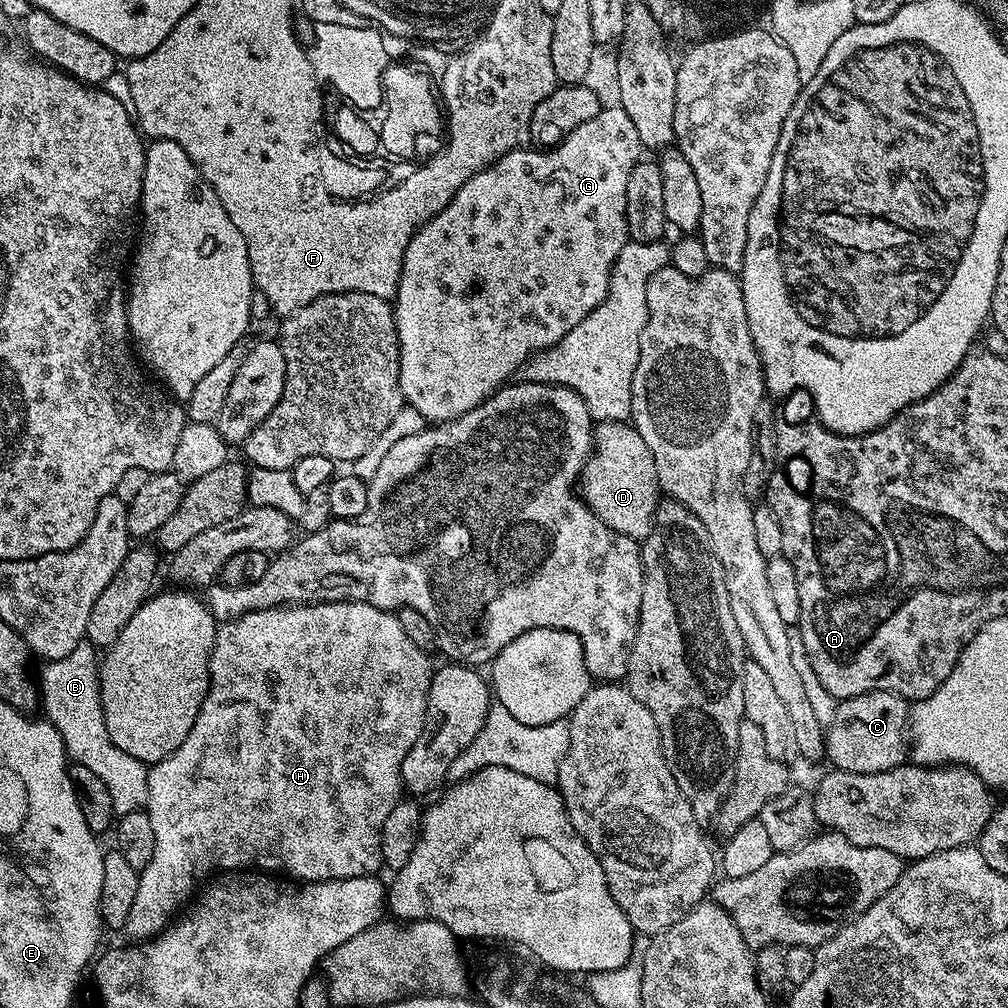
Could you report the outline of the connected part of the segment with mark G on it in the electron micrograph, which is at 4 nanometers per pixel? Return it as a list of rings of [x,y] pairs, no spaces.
[[[618,106],[601,107],[598,114],[594,114],[594,118],[590,118],[590,122],[582,122],[582,126],[575,128],[565,140],[557,144],[555,148],[547,150],[533,150],[531,147],[525,146],[517,148],[515,152],[507,152],[505,156],[497,156],[494,163],[483,168],[478,174],[474,174],[472,178],[457,190],[454,198],[450,198],[450,202],[438,214],[434,214],[434,218],[430,218],[425,224],[420,225],[416,229],[416,233],[410,238],[410,242],[406,248],[402,270],[400,271],[400,281],[398,282],[398,290],[394,297],[394,311],[396,313],[396,333],[398,334],[398,346],[400,347],[400,389],[404,395],[405,405],[414,410],[418,410],[418,414],[422,414],[425,422],[431,422],[433,425],[444,424],[447,420],[458,418],[462,414],[466,414],[470,410],[477,408],[479,404],[483,404],[485,400],[489,400],[492,393],[498,388],[504,387],[513,379],[512,376],[521,371],[524,365],[532,359],[538,352],[544,351],[545,348],[552,348],[560,343],[560,340],[570,331],[574,330],[574,326],[578,326],[578,322],[582,322],[582,318],[586,318],[599,306],[606,298],[608,287],[610,286],[610,274],[614,262],[618,258],[618,254],[622,254],[622,246],[626,246],[629,242],[628,227],[626,226],[626,182],[630,182],[630,170],[634,170],[634,166],[642,158],[642,145],[638,138],[638,129],[635,128],[630,114],[626,114],[626,110],[622,110]]]

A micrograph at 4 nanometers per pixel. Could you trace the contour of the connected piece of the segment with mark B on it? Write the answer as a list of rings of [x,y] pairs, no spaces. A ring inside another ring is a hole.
[[[81,642],[64,658],[47,661],[38,675],[38,700],[48,723],[58,730],[69,761],[86,766],[86,770],[98,774],[98,778],[106,782],[116,816],[122,817],[147,805],[150,768],[138,758],[130,758],[126,750],[118,750],[118,746],[110,742],[110,734],[106,734],[100,697],[100,665],[97,649],[87,642]]]

